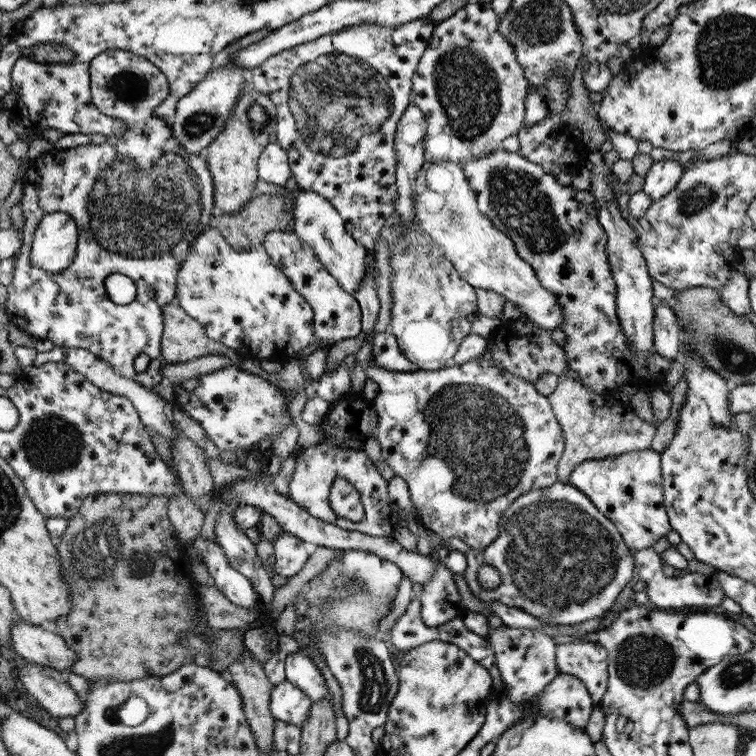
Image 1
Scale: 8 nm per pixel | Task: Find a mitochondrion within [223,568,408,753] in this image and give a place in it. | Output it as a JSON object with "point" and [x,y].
{"point":[374,689]}

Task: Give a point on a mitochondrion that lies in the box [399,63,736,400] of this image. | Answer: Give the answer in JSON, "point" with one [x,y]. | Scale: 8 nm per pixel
{"point":[516,197]}

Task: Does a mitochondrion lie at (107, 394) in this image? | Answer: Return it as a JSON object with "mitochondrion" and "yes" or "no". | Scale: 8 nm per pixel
{"mitochondrion":"no"}

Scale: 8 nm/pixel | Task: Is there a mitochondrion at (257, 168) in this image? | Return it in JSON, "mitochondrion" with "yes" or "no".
{"mitochondrion":"no"}

